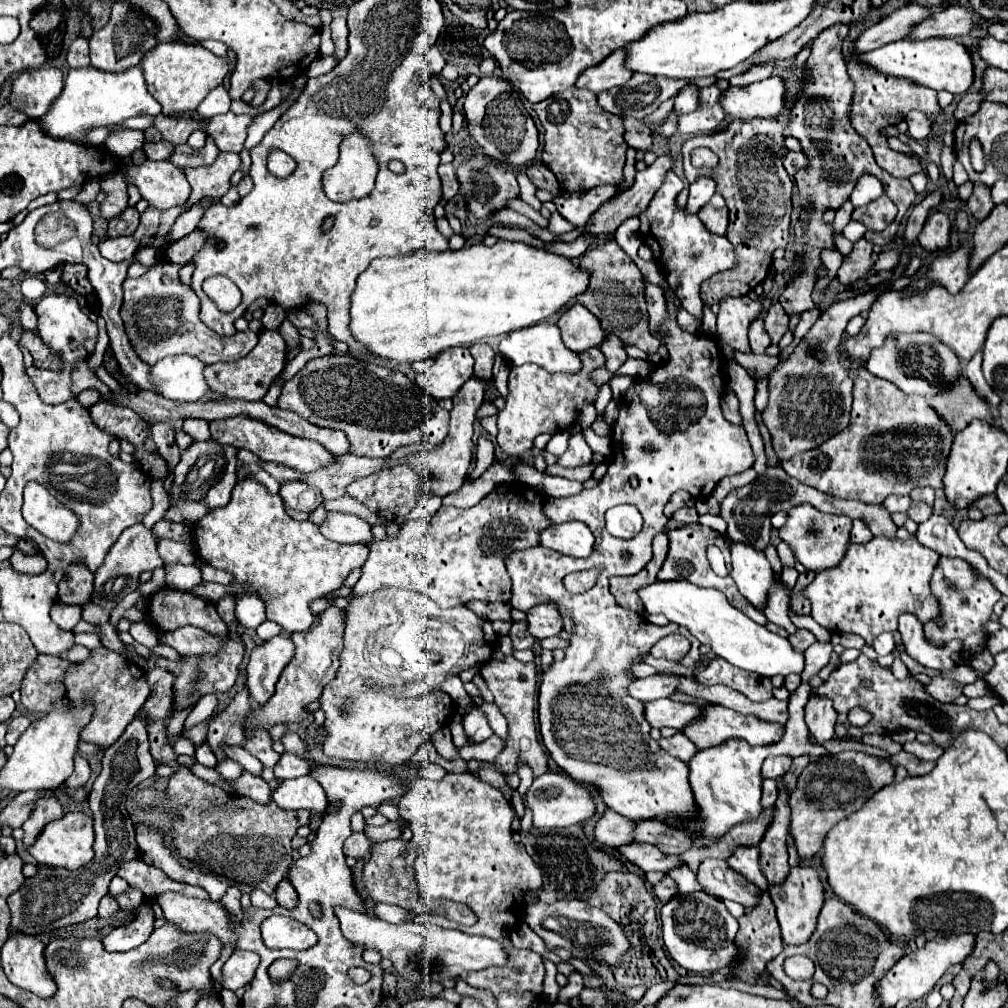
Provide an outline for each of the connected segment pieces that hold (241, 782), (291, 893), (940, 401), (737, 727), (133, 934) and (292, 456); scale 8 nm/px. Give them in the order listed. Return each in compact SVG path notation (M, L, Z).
M245 772L239 780L231 780L231 786L237 790L237 794L247 796L247 798L253 798L259 804L271 802L271 796L273 796L271 786L263 778L253 776L249 772Z
M285 880L285 882L281 882L281 884L277 886L275 898L277 898L279 906L283 906L283 908L287 908L287 910L295 908L295 906L297 906L297 900L299 900L299 896L297 896L297 892L295 892L295 888L291 886L289 880Z
M961 376L959 382L955 382L955 386L949 392L929 398L929 402L935 410L939 410L945 422L951 424L953 432L963 430L975 418L981 418L993 424L993 416L987 402L975 394L975 390L971 388L965 376Z
M707 704L707 706L699 706L703 710L703 718L691 722L691 726L687 726L687 730L679 730L681 734L685 734L699 750L709 748L709 746L717 746L729 738L743 738L747 740L751 746L767 746L773 742L779 742L783 736L783 726L779 724L767 724L755 716L743 716L737 714L731 708L725 706L715 706L715 704Z
M143 906L141 912L137 914L135 922L131 922L131 926L117 928L117 930L109 932L103 938L103 944L111 952L127 952L127 950L133 950L133 948L141 946L149 938L149 934L153 932L153 922L155 922L153 910Z
M251 418L213 420L209 424L209 428L211 428L213 440L217 440L219 444L231 444L235 448L247 448L247 450L251 450L253 454L257 454L265 462L277 462L277 464L283 464L283 466L291 466L291 468L301 470L305 474L315 472L315 470L319 470L323 466L331 466L331 464L337 462L317 442L311 442L311 440L305 440L305 438L297 438L297 436L285 434L285 432L275 430L275 428L271 428L271 426L267 426L267 424L259 422L259 420L251 420Z

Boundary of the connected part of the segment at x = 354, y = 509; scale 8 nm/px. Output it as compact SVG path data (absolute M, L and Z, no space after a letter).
M339 498L339 500L331 500L331 502L323 502L321 504L327 512L331 512L331 510L335 510L335 512L343 512L343 514L355 514L355 516L359 516L359 518L363 518L365 522L369 522L371 526L373 524L383 524L385 526L385 522L381 522L373 512L369 512L363 504L359 504L359 502L355 502L355 498Z

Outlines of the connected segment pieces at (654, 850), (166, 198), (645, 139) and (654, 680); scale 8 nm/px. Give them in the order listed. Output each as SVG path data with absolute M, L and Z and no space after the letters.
M631 842L627 846L619 846L617 848L619 856L623 860L633 862L637 868L641 868L643 872L649 870L659 870L659 872L669 872L675 866L681 866L683 860L679 860L677 856L665 856L663 852L659 852L657 846L651 844L637 844Z
M143 162L141 166L131 166L125 172L125 180L137 180L141 198L159 210L167 210L183 204L189 198L189 182L181 168L171 162Z
M623 116L623 122L625 122L625 140L629 146L637 148L637 150L643 150L643 152L649 152L651 150L651 134L647 134L647 126L643 126L641 120L635 120L635 118L629 118L629 116Z
M649 676L649 678L637 678L627 686L627 692L631 692L633 698L647 702L657 698L667 698L675 692L677 680L671 676Z

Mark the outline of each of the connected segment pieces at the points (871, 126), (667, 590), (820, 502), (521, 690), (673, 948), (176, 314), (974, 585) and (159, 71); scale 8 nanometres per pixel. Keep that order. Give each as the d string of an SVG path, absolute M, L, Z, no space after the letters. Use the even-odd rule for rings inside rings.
M851 52L849 72L851 72L851 80L855 84L855 94L853 94L853 102L851 102L851 114L849 114L851 126L859 132L861 138L865 138L869 142L869 146L871 146L871 150L875 154L875 160L883 170L887 170L889 174L893 174L897 178L911 178L913 174L921 172L923 166L915 158L891 150L887 146L887 135L883 133L883 128L901 122L905 118L905 114L909 110L913 110L913 108L934 118L931 134L937 134L937 136L945 136L947 132L953 132L955 126L957 126L957 120L949 118L949 116L945 116L944 119L943 110L939 106L939 102L937 102L937 92L935 90L917 86L913 82L907 82L905 78L891 78L891 76L879 74L873 68L861 66L855 58L857 58L857 52Z
M653 582L639 590L639 598L649 614L663 614L669 622L687 628L701 644L711 646L711 650L731 662L737 668L757 672L763 676L787 676L791 672L803 672L803 654L795 652L787 638L769 632L765 626L751 622L741 610L727 602L727 596L715 588L699 588L691 582Z
M767 468L765 476L759 476L757 480L753 480L747 486L731 490L725 496L725 500L721 502L721 518L727 522L727 534L733 540L751 542L751 546L755 546L757 550L765 550L765 546L769 544L769 534L771 534L771 516L779 510L789 510L789 508L799 506L799 504L811 504L817 510L829 512L829 514L845 514L853 520L861 518L861 520L867 522L873 536L887 536L887 538L897 536L897 526L883 506L869 506L869 504L863 504L863 502L857 502L857 500L831 498L831 496L827 496L827 494L823 494L823 492L811 488L811 486L801 484L799 480L791 478L781 468Z
M507 656L503 660L491 660L487 662L483 668L481 668L481 676L485 678L489 690L493 692L495 696L495 704L487 704L483 702L479 708L483 712L487 712L487 718L491 722L491 728L493 732L507 740L505 742L505 750L503 754L497 756L495 760L495 766L501 770L501 772L515 772L517 770L517 762L527 762L531 768L520 763L518 766L517 774L520 777L520 785L518 792L523 796L527 793L527 790L531 786L534 777L547 772L547 756L541 748L541 744L537 742L537 730L535 730L535 690L537 690L537 666L535 662L519 662L515 660L513 656ZM509 722L509 724L507 724Z
M705 892L693 894L675 894L661 908L663 922L663 942L671 954L671 958L691 972L713 972L717 968L725 968L737 962L739 950L735 948L737 920L727 912L719 898L713 898Z
M159 258L155 266L151 266L143 276L139 278L127 278L123 282L123 306L121 306L121 318L125 322L125 332L129 336L129 342L137 356L153 366L165 356L179 356L179 354L191 354L199 360L235 360L253 350L257 344L257 334L253 330L249 332L237 332L237 336L221 338L213 330L209 330L199 320L199 298L191 290L191 286L185 286L179 278L181 264L171 264L165 258Z
M941 558L931 578L931 592L939 602L939 614L943 626L937 626L935 622L927 622L927 626L923 626L927 642L939 646L951 640L961 640L963 642L961 654L965 658L971 658L973 654L983 650L987 642L987 634L983 634L983 626L991 620L993 606L1001 600L1001 592L991 584L991 580L981 574L975 574L973 566L963 558Z
M165 42L157 44L141 58L141 70L147 82L149 92L163 106L165 116L193 112L203 98L225 80L225 76L233 70L227 58L217 58L201 44L181 44L181 42Z

